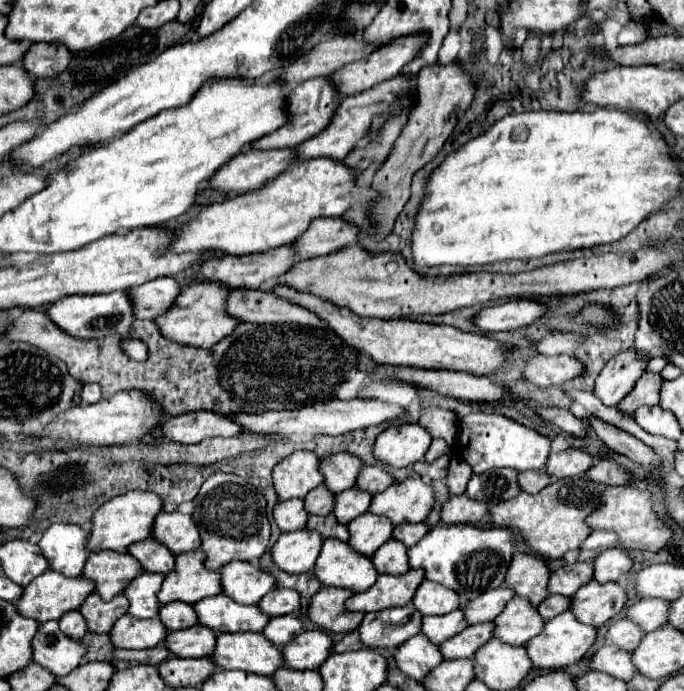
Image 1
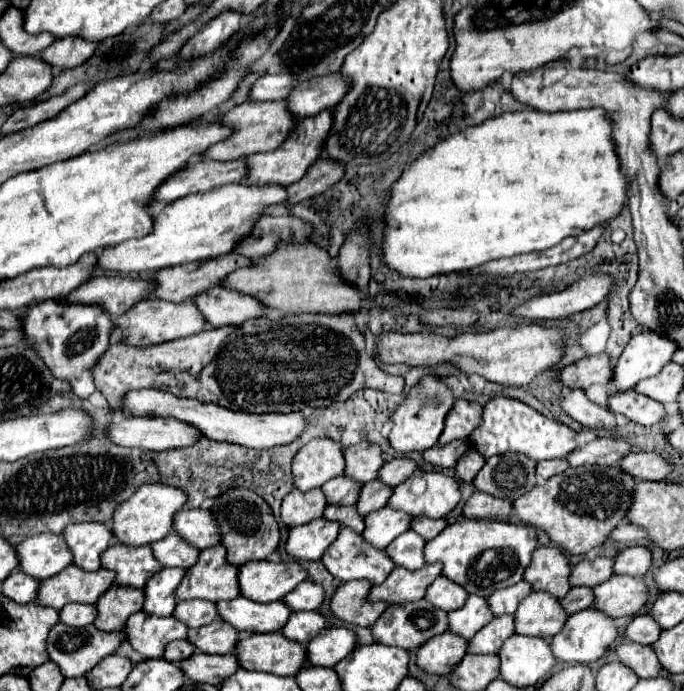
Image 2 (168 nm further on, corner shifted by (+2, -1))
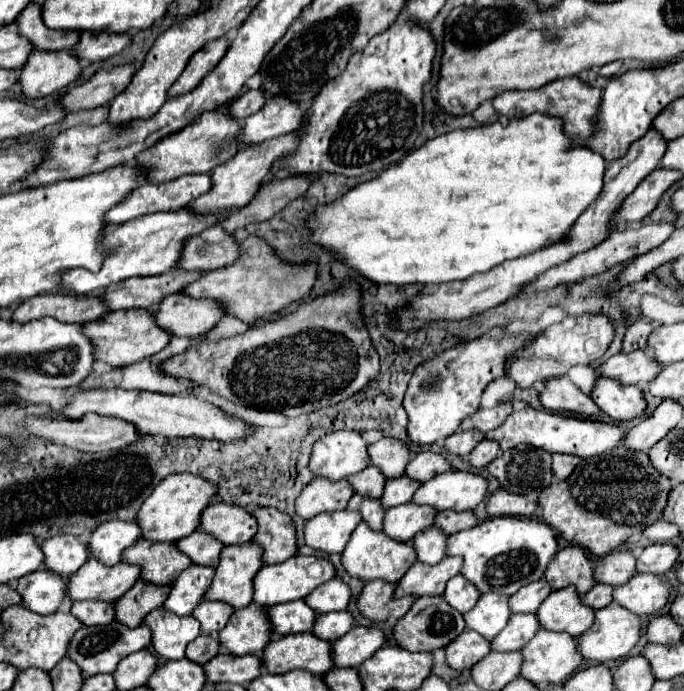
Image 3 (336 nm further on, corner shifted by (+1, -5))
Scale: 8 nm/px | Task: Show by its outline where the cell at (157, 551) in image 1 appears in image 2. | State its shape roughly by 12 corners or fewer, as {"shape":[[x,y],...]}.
{"shape":[[170,533],[152,543],[164,567],[192,567],[200,555]]}

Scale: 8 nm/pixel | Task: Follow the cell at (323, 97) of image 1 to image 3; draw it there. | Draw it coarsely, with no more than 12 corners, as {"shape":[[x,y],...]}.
{"shape":[[207,111],[137,163],[151,183],[209,173],[241,151],[243,123]]}

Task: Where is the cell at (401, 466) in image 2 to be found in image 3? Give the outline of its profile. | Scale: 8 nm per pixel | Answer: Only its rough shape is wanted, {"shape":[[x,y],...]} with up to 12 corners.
{"shape":[[431,451],[419,453],[405,467],[413,481],[445,473],[449,463]]}

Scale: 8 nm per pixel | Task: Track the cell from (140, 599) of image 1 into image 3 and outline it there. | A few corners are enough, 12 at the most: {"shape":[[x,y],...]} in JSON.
{"shape":[[189,565],[171,583],[163,609],[189,615],[213,579],[213,567]]}

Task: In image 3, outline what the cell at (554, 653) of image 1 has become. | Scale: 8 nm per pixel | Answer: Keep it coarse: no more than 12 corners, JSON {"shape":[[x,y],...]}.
{"shape":[[617,603],[577,637],[583,659],[621,659],[639,641],[639,615]]}

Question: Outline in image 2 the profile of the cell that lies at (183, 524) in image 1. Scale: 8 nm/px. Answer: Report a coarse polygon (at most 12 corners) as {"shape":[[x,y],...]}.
{"shape":[[182,509],[174,531],[198,549],[222,541],[210,509]]}

